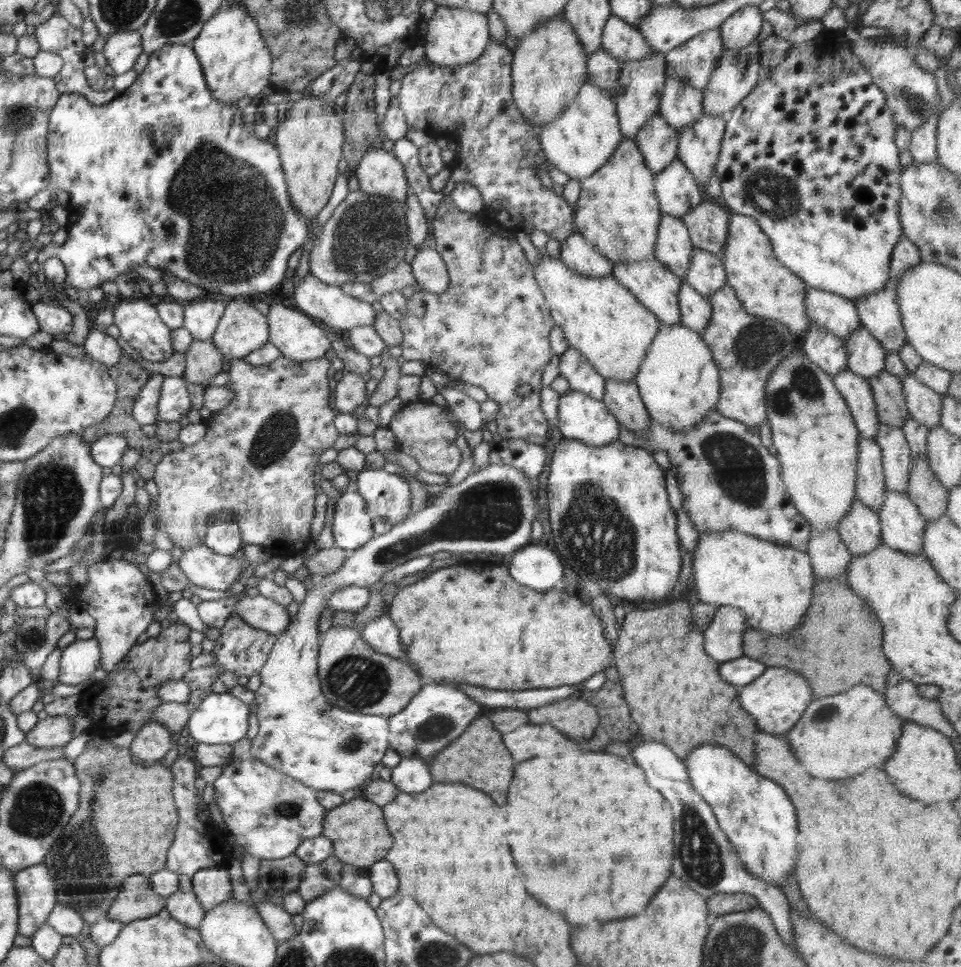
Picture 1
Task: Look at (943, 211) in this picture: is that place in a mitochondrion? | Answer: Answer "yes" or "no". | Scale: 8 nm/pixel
yes

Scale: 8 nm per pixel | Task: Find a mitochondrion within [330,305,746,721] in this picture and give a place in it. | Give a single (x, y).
(601, 540)

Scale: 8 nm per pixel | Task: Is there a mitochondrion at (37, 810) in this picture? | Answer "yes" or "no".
yes

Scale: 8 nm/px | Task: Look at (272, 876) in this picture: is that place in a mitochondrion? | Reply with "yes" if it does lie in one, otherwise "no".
yes

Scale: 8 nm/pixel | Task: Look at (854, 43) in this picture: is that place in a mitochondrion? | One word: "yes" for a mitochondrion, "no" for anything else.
no

